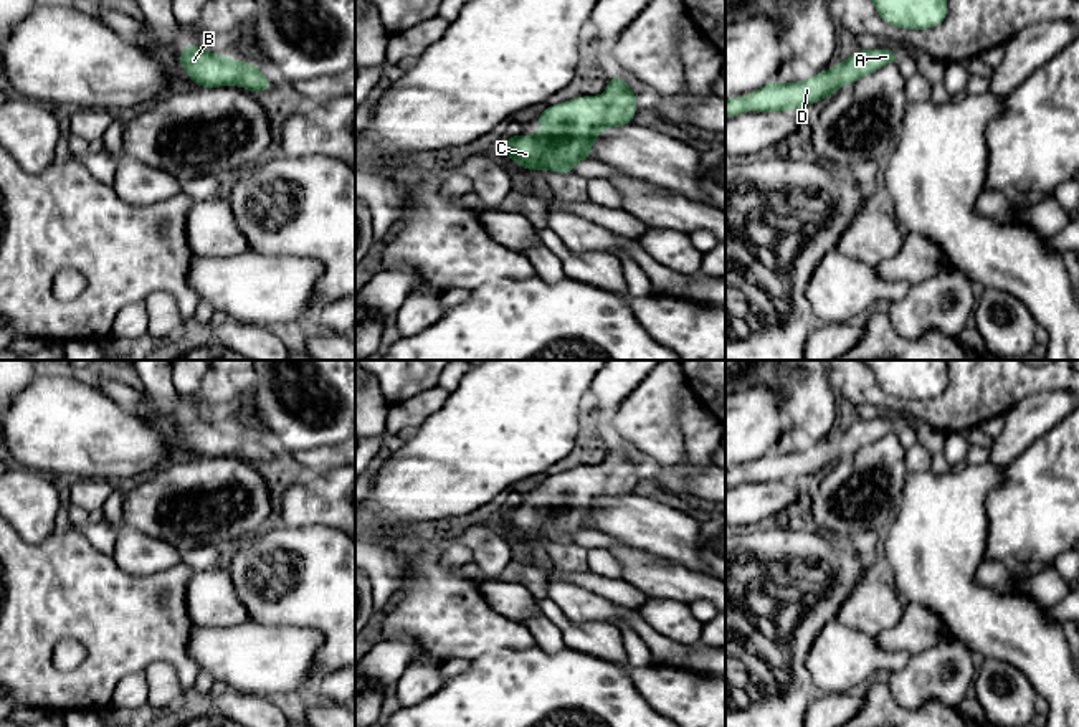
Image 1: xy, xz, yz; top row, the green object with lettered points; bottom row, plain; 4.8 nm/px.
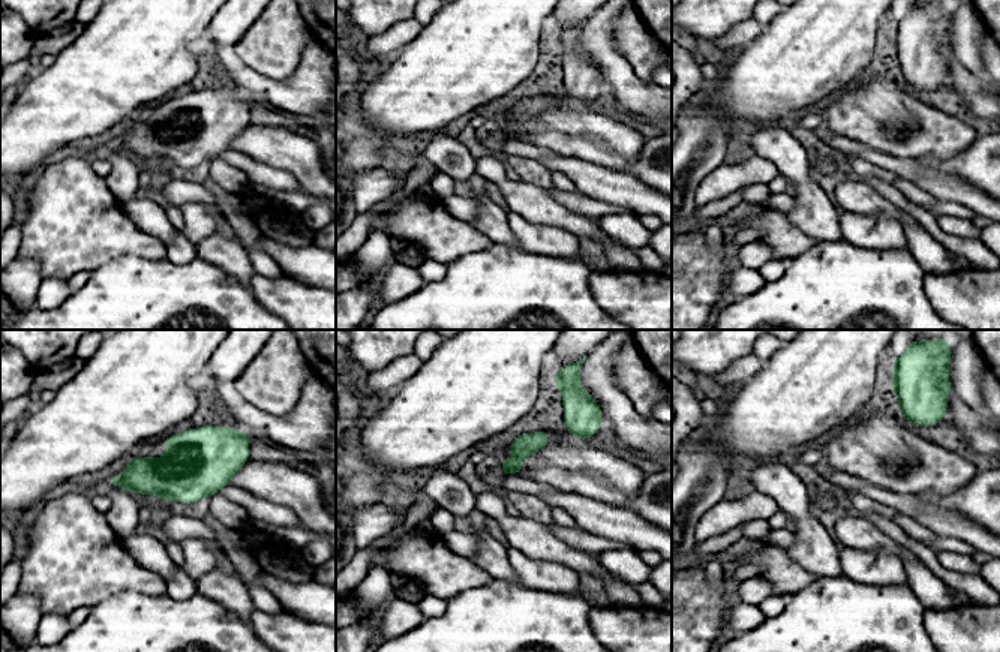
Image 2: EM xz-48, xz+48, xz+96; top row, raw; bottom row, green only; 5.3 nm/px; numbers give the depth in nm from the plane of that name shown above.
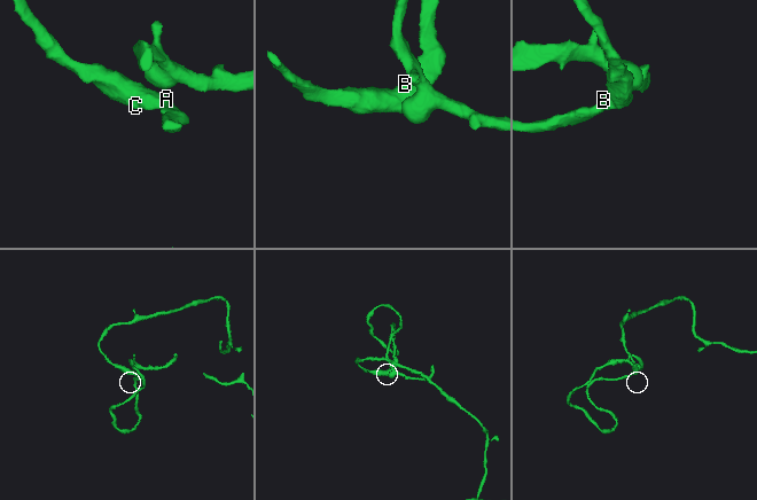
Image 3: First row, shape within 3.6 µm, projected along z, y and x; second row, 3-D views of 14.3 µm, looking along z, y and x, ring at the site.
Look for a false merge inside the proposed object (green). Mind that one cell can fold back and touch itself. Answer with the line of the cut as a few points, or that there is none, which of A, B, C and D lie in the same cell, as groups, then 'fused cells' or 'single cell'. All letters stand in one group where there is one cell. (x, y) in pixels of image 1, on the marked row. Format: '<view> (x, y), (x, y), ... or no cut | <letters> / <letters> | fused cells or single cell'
no cut | A B C D | single cell

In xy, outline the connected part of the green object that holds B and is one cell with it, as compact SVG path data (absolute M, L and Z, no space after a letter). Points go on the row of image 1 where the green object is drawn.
M188 45L180 50L177 59L192 83L200 88L241 86L254 94L274 88L274 84L263 76L259 66L210 53L200 45Z

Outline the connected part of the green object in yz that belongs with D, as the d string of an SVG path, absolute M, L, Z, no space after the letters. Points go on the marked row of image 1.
M887 48L858 50L846 61L836 63L834 68L816 73L801 83L772 81L744 97L725 101L725 119L739 116L745 111L755 112L782 112L798 111L808 104L815 104L823 97L833 96L843 84L851 86L866 74L872 74L879 68L897 61Z

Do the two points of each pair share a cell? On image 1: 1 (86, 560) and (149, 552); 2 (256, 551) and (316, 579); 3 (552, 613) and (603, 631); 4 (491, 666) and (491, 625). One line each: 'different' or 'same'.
1: different
2: same
3: same
4: different

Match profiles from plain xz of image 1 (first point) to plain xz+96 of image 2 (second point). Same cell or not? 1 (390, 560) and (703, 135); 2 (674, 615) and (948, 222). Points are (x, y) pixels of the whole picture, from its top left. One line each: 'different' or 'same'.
1: different
2: same

